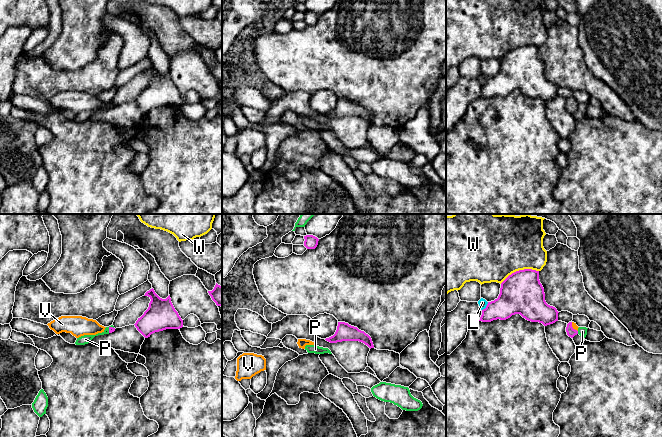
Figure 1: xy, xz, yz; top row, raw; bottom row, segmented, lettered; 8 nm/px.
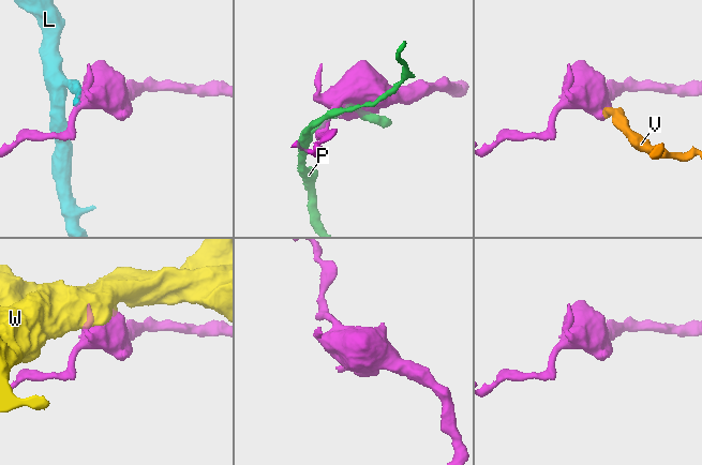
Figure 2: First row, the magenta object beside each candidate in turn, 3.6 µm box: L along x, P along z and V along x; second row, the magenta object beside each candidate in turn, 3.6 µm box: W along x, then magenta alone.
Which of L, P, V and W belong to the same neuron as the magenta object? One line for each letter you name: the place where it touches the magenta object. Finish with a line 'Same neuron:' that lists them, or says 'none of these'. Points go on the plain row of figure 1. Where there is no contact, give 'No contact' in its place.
V: Touches magenta at yz (572, 103)
Same neuron: V

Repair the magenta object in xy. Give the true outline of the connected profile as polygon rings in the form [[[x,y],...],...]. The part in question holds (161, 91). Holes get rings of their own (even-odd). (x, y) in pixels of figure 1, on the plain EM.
[[[152,64],[144,72],[151,75],[149,83],[134,101],[145,114],[155,108],[183,103],[183,96],[175,86],[170,71],[162,75]]]

